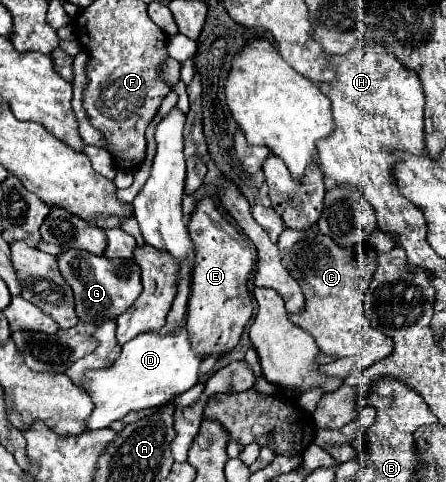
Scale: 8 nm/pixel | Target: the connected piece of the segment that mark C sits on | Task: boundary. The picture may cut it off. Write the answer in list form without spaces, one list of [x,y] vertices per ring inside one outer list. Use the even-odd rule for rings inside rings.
[[[318,226],[308,230],[286,228],[278,240],[282,262],[292,278],[302,286],[306,298],[306,310],[290,316],[290,320],[310,332],[318,348],[332,358],[354,358],[356,370],[366,370],[372,364],[392,354],[394,344],[388,336],[374,330],[362,310],[360,278],[354,268],[352,250],[336,246],[328,236],[320,234]]]

